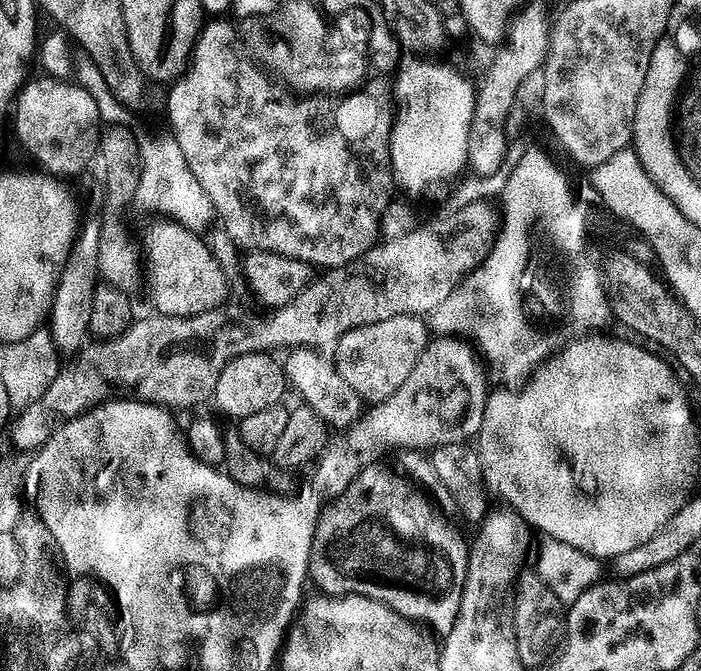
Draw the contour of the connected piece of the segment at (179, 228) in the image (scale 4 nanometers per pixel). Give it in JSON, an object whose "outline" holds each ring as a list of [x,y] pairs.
{"outline":[[[167,218],[153,219],[153,224],[144,232],[142,246],[142,279],[148,283],[148,300],[161,316],[197,316],[212,308],[221,307],[230,291],[224,267],[210,254],[207,239],[199,232],[192,232],[186,226]]]}

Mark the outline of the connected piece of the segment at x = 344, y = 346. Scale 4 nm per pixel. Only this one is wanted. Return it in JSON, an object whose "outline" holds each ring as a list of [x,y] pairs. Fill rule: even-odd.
{"outline":[[[399,316],[398,318],[386,318],[386,322],[374,322],[370,326],[358,326],[347,332],[336,343],[334,363],[338,374],[342,374],[342,379],[354,389],[354,394],[358,394],[361,401],[373,406],[382,403],[384,400],[390,400],[391,396],[403,386],[403,383],[406,382],[414,370],[415,364],[422,358],[423,352],[428,349],[429,345],[430,329],[421,317]]]}

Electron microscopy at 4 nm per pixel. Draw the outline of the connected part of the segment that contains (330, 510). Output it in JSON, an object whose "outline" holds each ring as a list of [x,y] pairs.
{"outline":[[[380,467],[362,469],[345,492],[329,504],[318,519],[308,567],[311,583],[316,583],[323,595],[365,596],[410,621],[427,626],[433,633],[447,634],[454,626],[462,602],[462,590],[468,573],[469,545],[464,545],[455,530],[432,510],[426,500],[428,498],[421,491],[414,492],[410,488],[412,486],[395,471],[387,472]]]}

